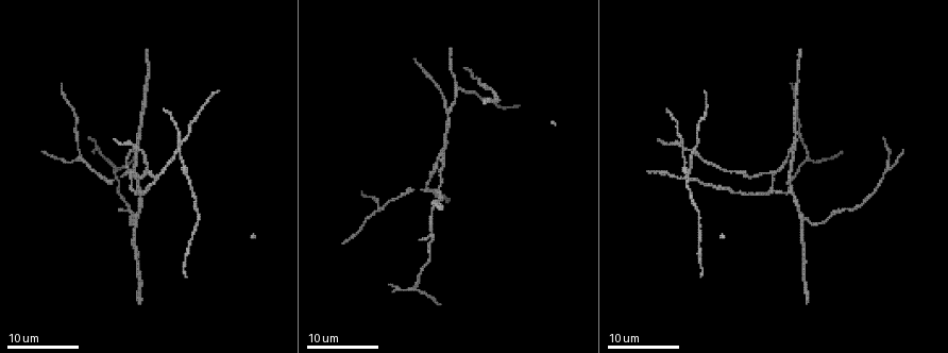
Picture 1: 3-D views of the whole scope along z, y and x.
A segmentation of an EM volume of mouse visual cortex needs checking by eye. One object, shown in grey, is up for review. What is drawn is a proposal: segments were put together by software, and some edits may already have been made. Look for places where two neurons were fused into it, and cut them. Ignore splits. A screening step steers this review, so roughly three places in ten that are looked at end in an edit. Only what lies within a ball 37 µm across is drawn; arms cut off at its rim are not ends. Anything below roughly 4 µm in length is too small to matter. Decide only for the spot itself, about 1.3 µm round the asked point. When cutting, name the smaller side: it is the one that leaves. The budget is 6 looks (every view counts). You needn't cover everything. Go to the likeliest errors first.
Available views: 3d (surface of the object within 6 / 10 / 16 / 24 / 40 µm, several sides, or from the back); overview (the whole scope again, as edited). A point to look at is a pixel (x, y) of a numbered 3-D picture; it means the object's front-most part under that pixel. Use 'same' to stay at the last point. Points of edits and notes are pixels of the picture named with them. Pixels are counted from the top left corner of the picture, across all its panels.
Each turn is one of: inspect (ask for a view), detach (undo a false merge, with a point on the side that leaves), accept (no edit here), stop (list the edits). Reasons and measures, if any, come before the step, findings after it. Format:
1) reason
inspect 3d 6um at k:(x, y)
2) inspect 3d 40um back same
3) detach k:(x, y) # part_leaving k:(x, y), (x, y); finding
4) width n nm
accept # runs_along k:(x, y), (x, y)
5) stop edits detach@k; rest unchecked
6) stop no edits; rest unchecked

three arms meet
inspect 3d 24um at 1:(691, 158)

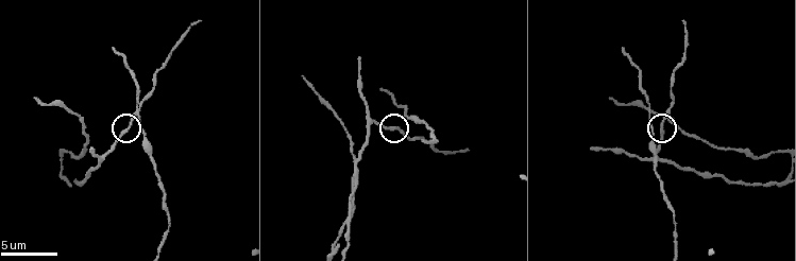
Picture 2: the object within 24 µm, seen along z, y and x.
closer look
inspect 3d 10um at 2:(398, 129)

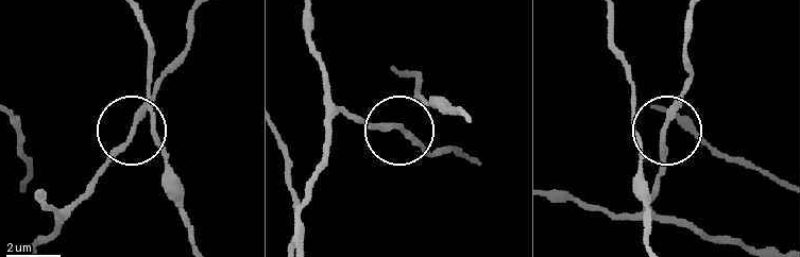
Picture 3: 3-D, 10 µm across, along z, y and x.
inspect 3d 10um back at 3:(397, 127)

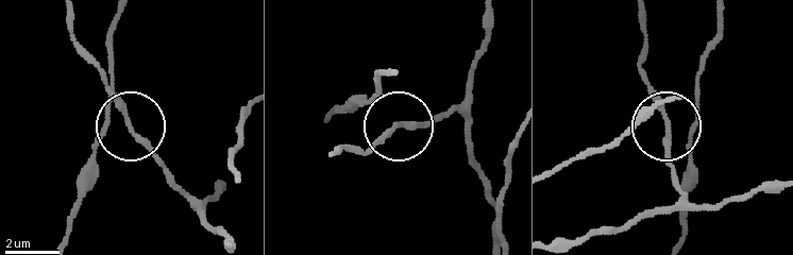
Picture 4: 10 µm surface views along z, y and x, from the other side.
accept # one neuron here

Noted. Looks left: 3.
a fork
inspect 3d 24um at 1:(802, 221)

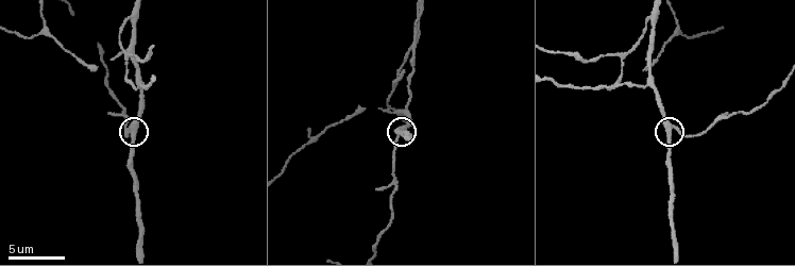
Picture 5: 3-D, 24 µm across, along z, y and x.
closer look
inspect 3d 10um at 5:(131, 126)

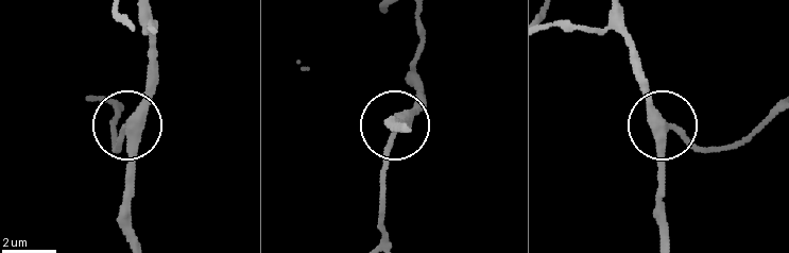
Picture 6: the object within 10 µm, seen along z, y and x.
inspect 3d 10um back at 6:(665, 132)

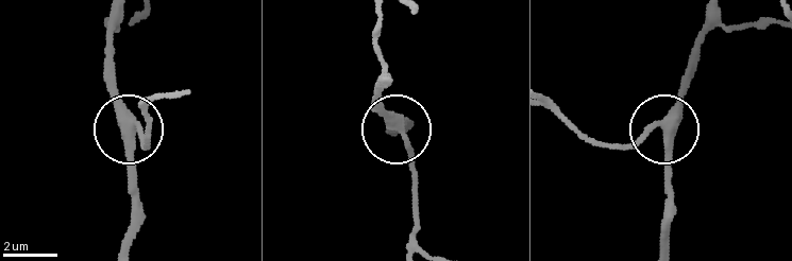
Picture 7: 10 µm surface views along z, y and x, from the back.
side_arm 12 um; arms 3
accept # all the same neuron

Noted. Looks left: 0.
stop no edits; rest unchecked

